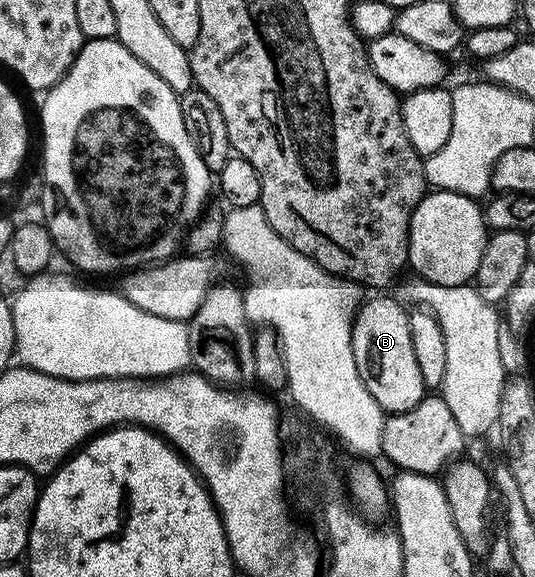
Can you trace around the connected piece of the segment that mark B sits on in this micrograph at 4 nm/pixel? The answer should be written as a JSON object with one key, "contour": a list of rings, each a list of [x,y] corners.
{"contour":[[[375,294],[367,305],[360,307],[353,316],[349,333],[349,356],[353,367],[361,374],[365,390],[373,394],[377,406],[384,413],[413,410],[428,391],[421,378],[417,357],[413,354],[413,338],[409,338],[409,312],[387,294]]]}

